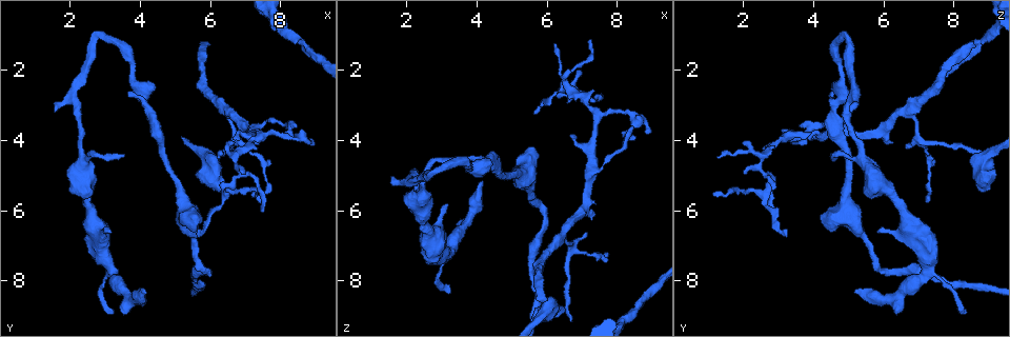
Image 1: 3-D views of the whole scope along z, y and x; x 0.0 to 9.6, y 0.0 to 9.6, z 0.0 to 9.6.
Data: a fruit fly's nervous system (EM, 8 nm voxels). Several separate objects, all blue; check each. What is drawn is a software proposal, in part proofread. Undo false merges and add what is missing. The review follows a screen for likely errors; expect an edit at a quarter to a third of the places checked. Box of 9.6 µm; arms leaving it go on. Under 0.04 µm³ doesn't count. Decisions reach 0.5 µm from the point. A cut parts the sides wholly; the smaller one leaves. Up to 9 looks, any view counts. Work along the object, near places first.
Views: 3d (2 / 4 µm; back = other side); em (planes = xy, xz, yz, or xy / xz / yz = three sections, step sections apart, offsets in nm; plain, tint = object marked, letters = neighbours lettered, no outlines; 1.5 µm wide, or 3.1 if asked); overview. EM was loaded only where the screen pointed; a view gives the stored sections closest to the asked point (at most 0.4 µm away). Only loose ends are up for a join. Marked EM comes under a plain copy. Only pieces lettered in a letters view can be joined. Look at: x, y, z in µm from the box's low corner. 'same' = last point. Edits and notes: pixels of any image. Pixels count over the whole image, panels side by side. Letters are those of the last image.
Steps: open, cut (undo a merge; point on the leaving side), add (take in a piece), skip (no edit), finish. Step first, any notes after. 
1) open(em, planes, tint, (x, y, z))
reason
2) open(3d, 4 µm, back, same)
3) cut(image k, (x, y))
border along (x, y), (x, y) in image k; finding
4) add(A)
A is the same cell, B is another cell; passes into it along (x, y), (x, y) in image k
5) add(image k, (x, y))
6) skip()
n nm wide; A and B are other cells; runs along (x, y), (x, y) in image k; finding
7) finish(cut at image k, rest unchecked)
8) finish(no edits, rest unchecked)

open(em, planes, letters, (3.20, 8.80, 8.35))
tapers out

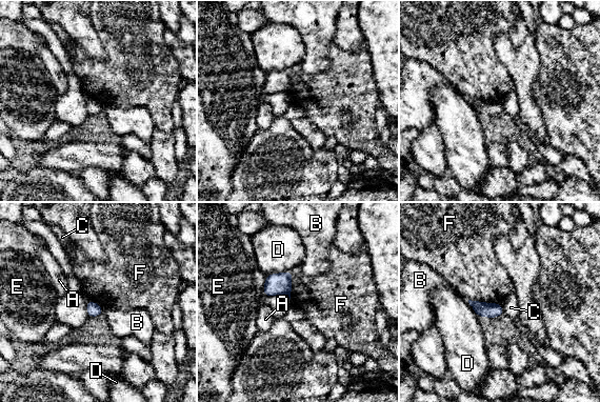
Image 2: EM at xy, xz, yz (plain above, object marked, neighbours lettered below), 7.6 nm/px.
skip()
F touches over 260 nm; A, B, C, D, E and F are other cells; border along (468, 299), (494, 302), (501, 305) in image 2; no lettered piece goes on from it

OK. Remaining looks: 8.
open(em, xy, step 8, letters, (6.45, 5.35, 8.95))
stops while still wide

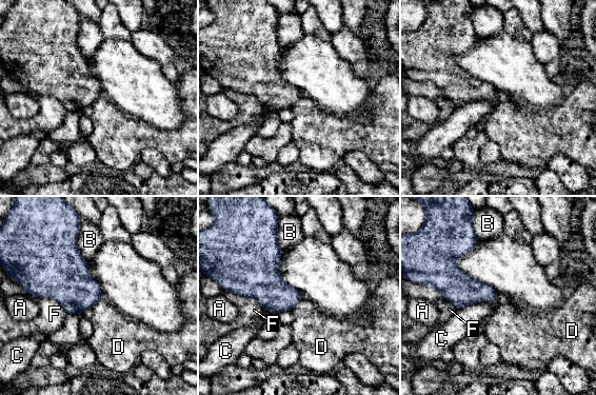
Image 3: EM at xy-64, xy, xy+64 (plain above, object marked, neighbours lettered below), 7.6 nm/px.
open(em, xz, step 8, letters, same)
cut it another way

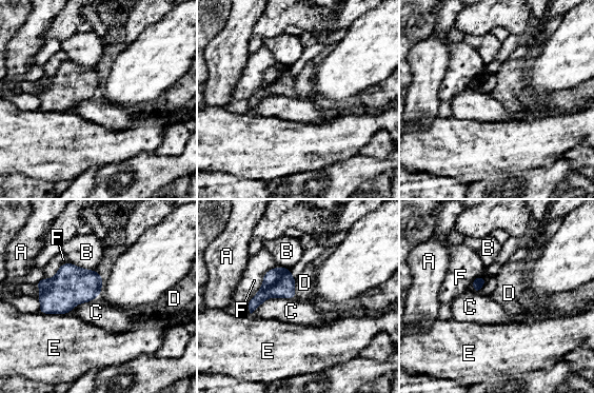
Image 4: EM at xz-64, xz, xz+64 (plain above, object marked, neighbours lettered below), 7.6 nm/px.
skip()
F touches over 360 nm; A, B, C, D, E and F are other cells; no lettered piece goes on from it

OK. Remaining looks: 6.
open(em, planes, letters, (5.90, 1.30, 8.50))
long arm stops here

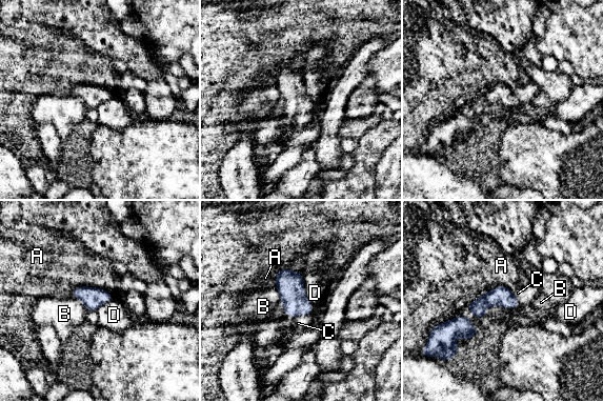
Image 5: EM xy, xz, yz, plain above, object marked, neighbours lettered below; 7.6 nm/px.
add(C)
C is the same cell, A, B and D are other cells; passes into it along (290, 288), (298, 315), (298, 323) in image 5; the neuron continues

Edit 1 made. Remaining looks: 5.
open(overview)
see it whole again

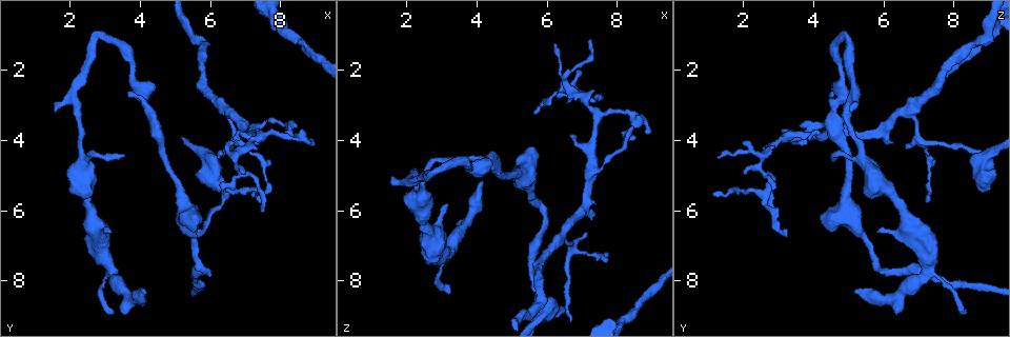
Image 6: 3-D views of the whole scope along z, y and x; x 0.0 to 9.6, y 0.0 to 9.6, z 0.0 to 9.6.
open(em, xy, step 8, letters, (6.25, 4.50, 1.20))
branch stops here

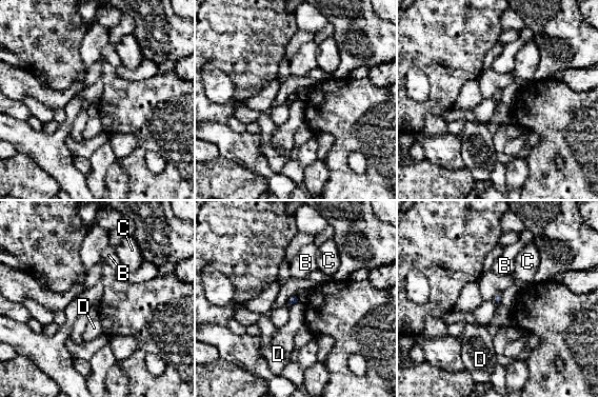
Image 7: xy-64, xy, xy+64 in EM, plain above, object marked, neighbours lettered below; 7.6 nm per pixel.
open(em, yz, step 8, letters, same)

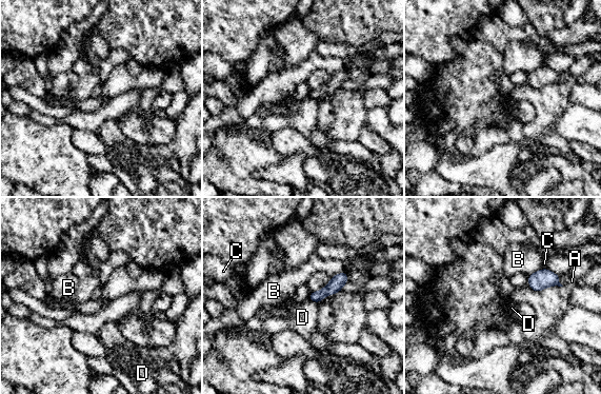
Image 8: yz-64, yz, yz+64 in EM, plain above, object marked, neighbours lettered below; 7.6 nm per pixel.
skip()
80 nm wide; A, B, C and D are other cells; none of them fits

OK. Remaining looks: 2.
finish(add at image 5, rest unchecked)

